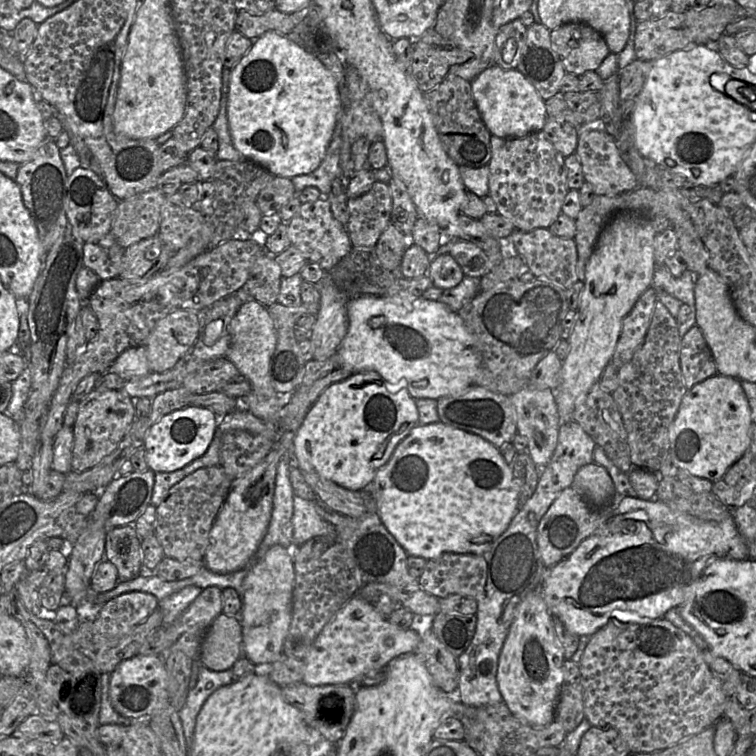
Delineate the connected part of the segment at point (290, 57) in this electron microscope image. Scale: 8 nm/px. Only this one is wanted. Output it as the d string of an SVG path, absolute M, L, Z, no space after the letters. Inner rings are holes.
M267 31L258 37L258 39L252 40L252 45L249 51L231 70L227 115L234 147L245 157L245 159L263 166L274 176L293 178L298 175L310 174L320 166L326 155L327 148L338 120L338 114L341 110L341 99L336 79L333 74L318 60L315 54L288 39L287 35L274 31Z

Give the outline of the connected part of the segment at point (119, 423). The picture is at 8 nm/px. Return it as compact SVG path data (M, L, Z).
M92 390L80 402L76 420L72 426L72 470L82 472L96 466L112 453L135 420L133 399L123 390Z

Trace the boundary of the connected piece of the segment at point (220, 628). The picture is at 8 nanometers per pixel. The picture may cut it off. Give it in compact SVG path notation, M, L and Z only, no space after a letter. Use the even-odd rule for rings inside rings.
M222 612L213 620L204 635L199 661L213 671L231 669L243 656L242 641L239 617Z

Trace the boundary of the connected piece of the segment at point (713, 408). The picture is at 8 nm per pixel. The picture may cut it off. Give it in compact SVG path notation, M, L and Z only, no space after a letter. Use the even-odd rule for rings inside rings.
M717 373L695 384L683 396L670 425L669 454L678 469L717 481L748 448L751 424L751 409L741 381Z

